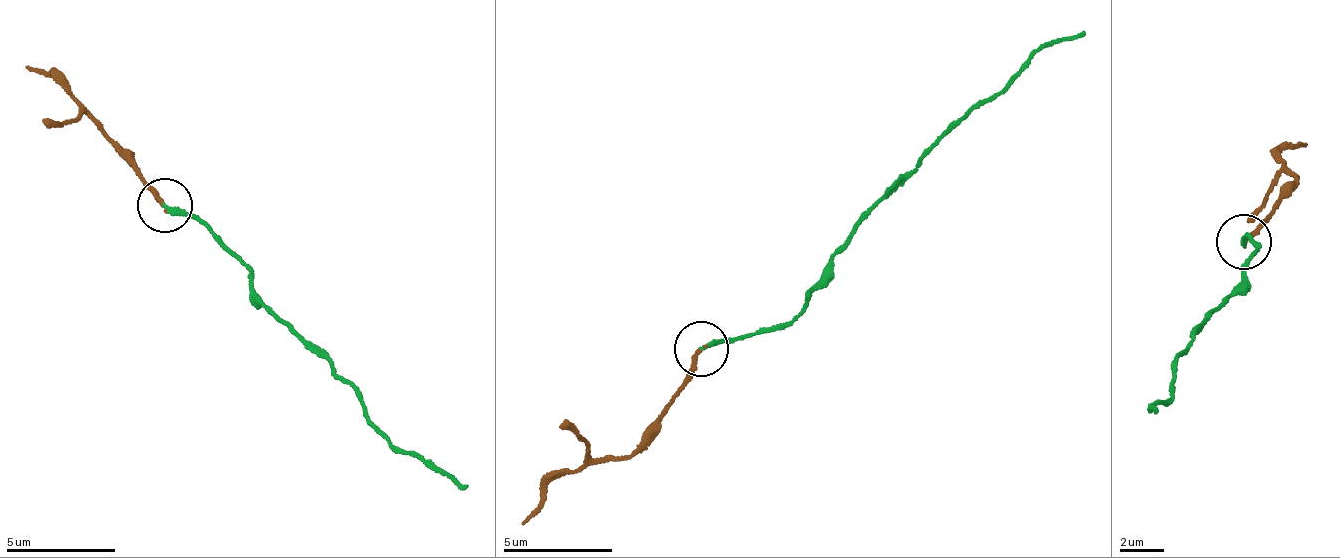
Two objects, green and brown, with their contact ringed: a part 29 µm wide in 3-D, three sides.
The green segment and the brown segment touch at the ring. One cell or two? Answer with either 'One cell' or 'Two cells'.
One cell

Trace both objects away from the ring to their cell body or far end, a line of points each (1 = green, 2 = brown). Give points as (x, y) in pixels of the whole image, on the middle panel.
1: (702, 348), (793, 316), (822, 285), (860, 218), (941, 138), (1057, 39), (1084, 32)
2: (702, 348), (654, 434), (632, 451), (564, 473), (522, 525)

